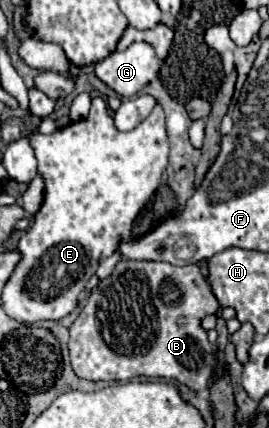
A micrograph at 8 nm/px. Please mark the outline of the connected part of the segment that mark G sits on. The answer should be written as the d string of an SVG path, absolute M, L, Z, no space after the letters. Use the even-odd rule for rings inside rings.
M136 42L124 52L112 52L94 66L94 74L122 98L136 96L148 82L158 78L158 72L160 62L146 42Z

